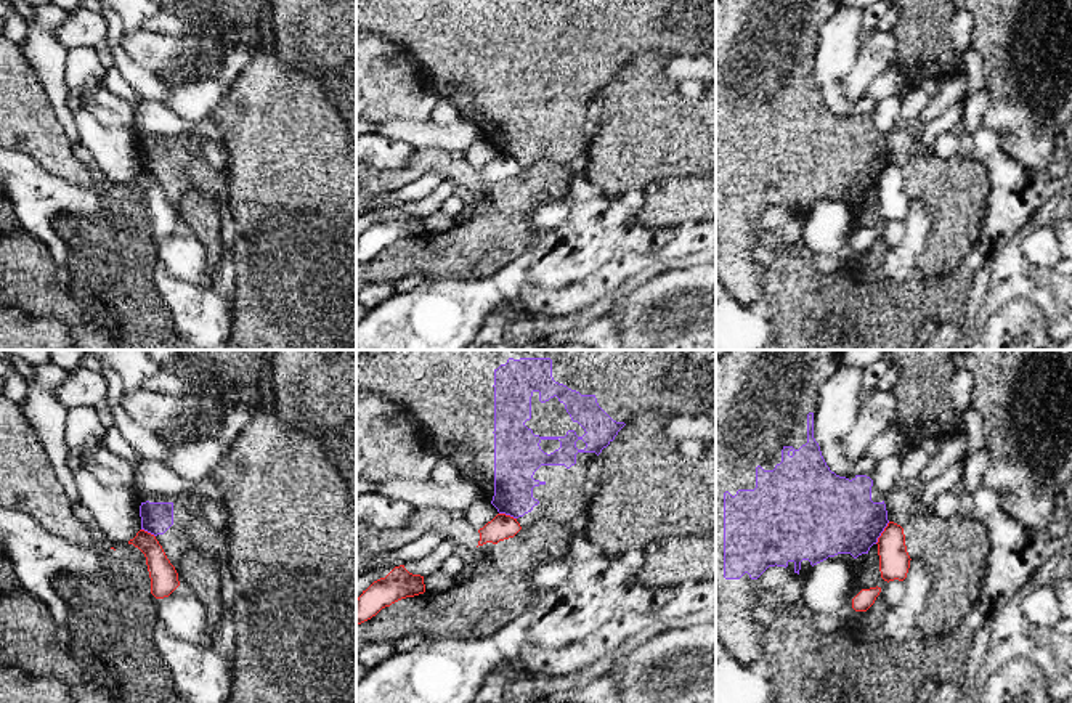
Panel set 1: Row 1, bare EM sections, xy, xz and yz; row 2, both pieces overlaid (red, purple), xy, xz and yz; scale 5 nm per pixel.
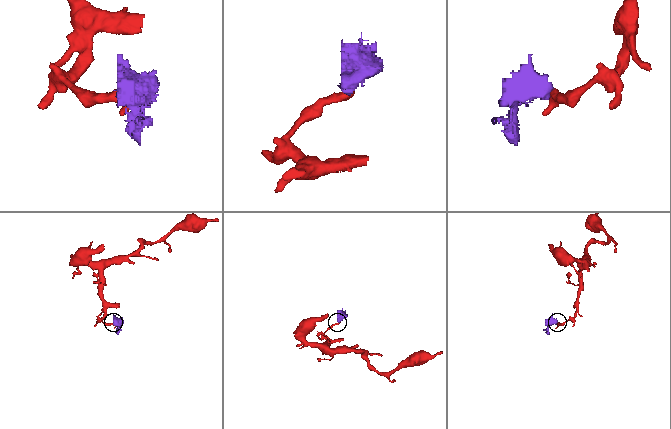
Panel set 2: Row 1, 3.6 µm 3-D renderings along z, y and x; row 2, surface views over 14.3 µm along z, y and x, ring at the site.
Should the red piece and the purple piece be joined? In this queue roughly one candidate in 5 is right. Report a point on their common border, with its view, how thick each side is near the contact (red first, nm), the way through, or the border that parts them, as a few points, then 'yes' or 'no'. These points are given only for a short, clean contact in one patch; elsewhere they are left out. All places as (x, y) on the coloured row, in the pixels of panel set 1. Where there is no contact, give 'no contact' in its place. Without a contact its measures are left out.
yz (881, 533) | 160/380 nm | along yz (889, 522), (875, 543) | no

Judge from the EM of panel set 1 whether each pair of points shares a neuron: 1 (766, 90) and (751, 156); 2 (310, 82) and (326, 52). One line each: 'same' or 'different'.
1: same
2: different

